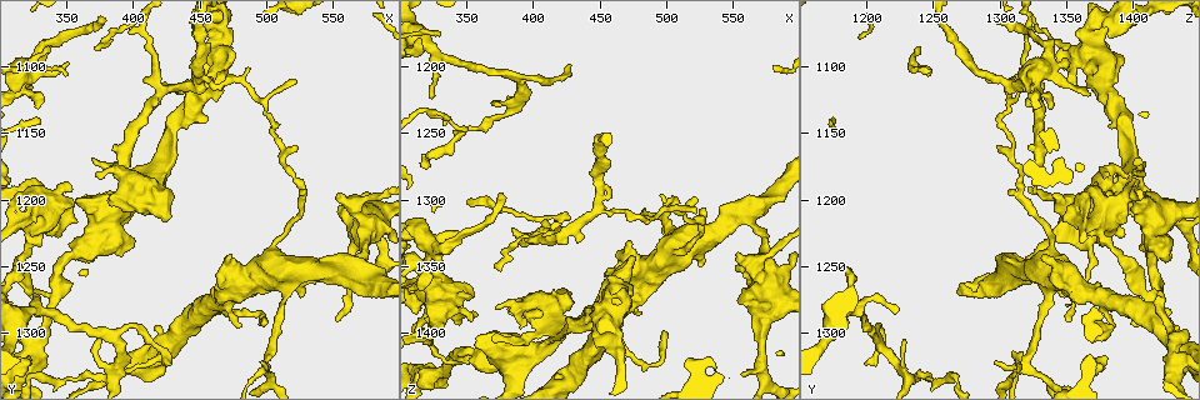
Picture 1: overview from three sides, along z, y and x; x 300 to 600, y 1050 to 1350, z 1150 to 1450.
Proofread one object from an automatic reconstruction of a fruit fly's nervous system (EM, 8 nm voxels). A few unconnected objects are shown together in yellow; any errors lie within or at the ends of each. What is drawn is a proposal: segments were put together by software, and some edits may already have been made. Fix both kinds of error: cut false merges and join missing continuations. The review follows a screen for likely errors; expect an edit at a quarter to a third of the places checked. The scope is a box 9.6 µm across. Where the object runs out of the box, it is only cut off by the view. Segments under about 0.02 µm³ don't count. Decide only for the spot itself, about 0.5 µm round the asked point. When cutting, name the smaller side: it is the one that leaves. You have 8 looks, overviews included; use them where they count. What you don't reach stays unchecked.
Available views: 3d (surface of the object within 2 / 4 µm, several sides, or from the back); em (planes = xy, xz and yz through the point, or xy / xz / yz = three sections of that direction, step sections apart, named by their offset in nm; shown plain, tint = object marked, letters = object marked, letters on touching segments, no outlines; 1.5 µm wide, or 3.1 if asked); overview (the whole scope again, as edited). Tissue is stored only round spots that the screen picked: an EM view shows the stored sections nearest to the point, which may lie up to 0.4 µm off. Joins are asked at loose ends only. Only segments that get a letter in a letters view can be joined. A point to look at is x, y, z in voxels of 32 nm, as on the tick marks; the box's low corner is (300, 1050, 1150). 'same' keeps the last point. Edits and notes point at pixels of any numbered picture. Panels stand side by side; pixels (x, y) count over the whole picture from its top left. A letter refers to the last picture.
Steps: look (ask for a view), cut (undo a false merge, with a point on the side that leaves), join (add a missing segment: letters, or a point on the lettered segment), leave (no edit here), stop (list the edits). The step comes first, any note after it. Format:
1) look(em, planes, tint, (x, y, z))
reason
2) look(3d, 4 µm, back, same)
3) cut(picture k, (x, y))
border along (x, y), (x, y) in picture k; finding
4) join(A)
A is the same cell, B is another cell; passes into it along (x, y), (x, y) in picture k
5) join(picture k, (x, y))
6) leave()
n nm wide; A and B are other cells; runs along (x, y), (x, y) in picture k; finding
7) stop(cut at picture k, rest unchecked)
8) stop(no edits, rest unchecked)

look(em, planes, letters, (574, 1230, 1338))

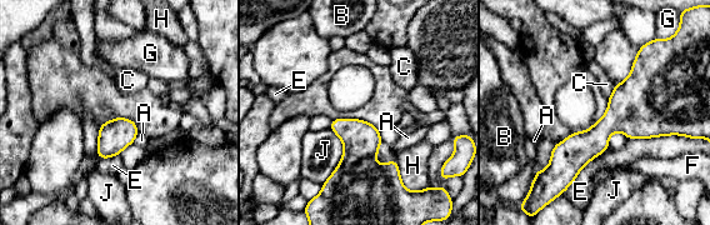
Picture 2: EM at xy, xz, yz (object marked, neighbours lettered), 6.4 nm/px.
leave()
200 nm wide; A, B, C, E, F, G, H and J are other cells; all the same neuron

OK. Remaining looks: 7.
look(em, 3.1 µm, planes, letters, (428, 1324, 1200))
thin end

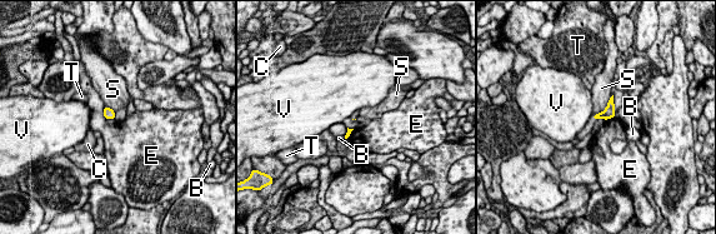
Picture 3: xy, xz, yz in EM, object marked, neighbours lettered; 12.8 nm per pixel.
leave()
B, C, E, S, T and V are other cells; border along (611, 96), (607, 105), (594, 115) in picture 3; none of them fits

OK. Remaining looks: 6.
look(3d, 2 µm, (366, 1244, 1426))
free end

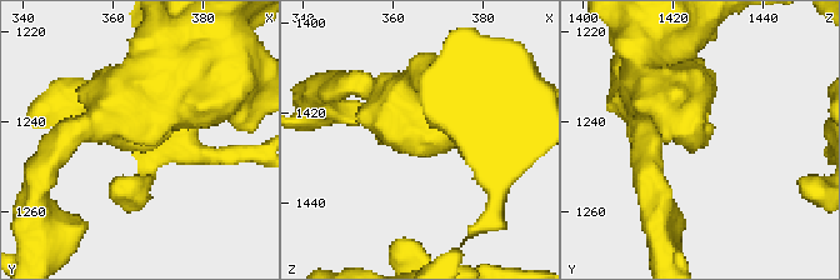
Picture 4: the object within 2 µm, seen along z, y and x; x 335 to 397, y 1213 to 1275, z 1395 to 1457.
look(em, xz, step 4, tint, (367, 1245, 1428))
arms of 200, 380 nm

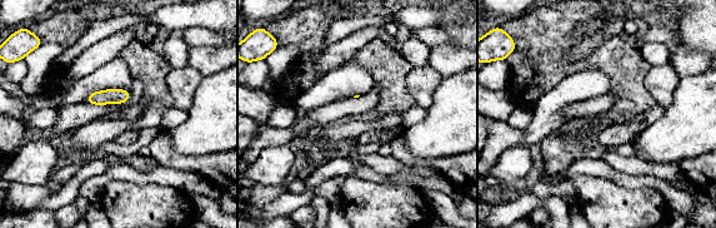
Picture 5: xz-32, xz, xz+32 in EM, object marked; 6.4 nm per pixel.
look(em, planes, letters, same)

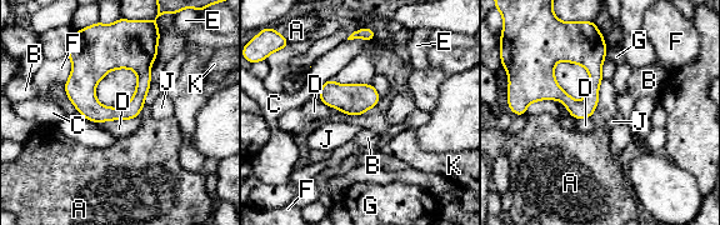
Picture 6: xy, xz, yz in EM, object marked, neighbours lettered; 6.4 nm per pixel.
leave()
A, B, C, D, E, F, G, J and K are other cells; border along (604, 79), (599, 86), (595, 109) in picture 6; none of them fits

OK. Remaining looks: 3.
stop(no edits, rest unchecked)

